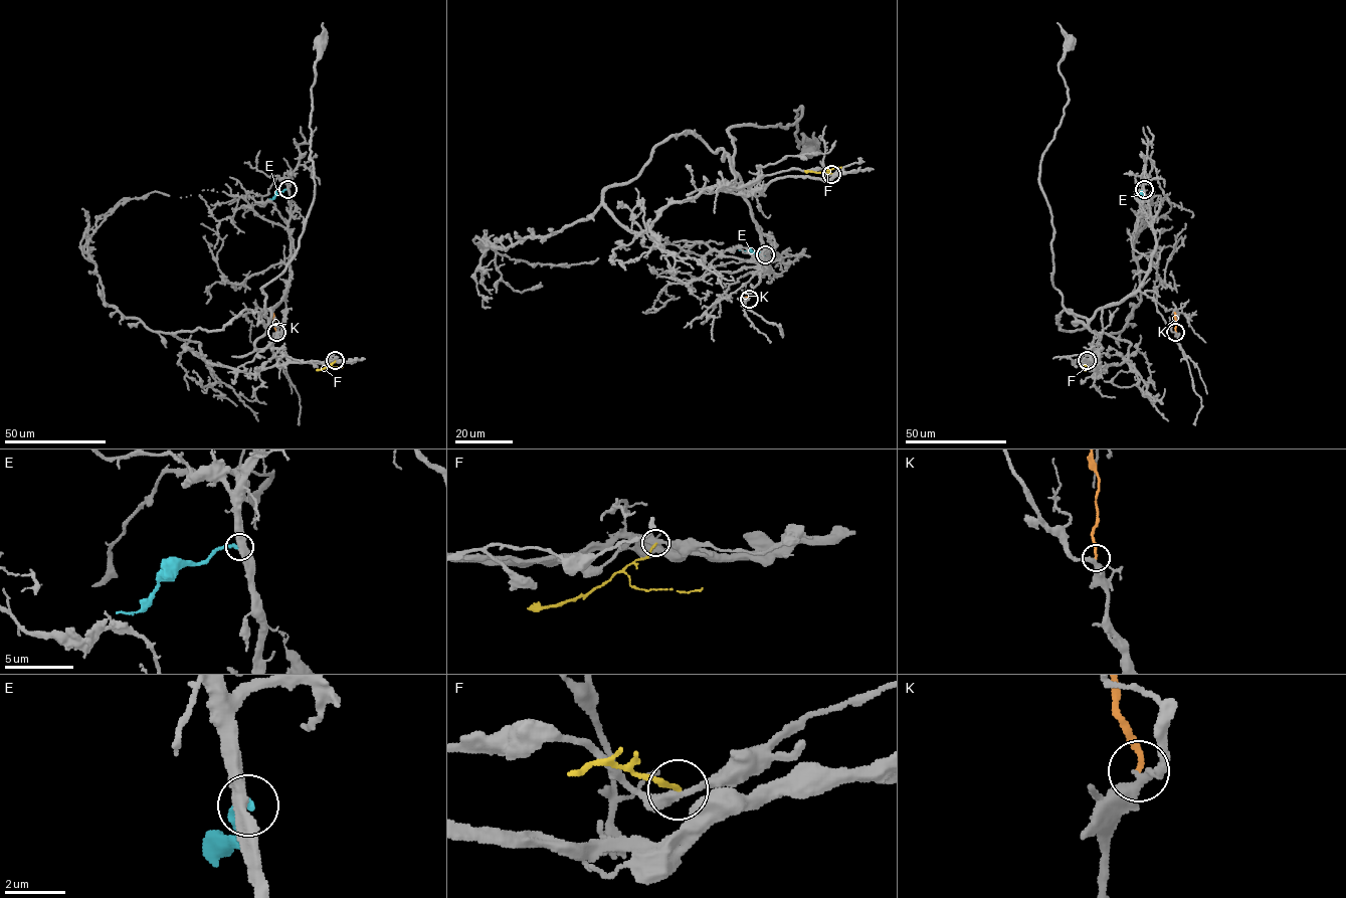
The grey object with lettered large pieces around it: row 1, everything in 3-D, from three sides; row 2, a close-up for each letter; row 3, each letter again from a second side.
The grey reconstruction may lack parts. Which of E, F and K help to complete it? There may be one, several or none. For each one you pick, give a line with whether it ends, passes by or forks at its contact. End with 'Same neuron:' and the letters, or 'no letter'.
Same neuron: no letter

